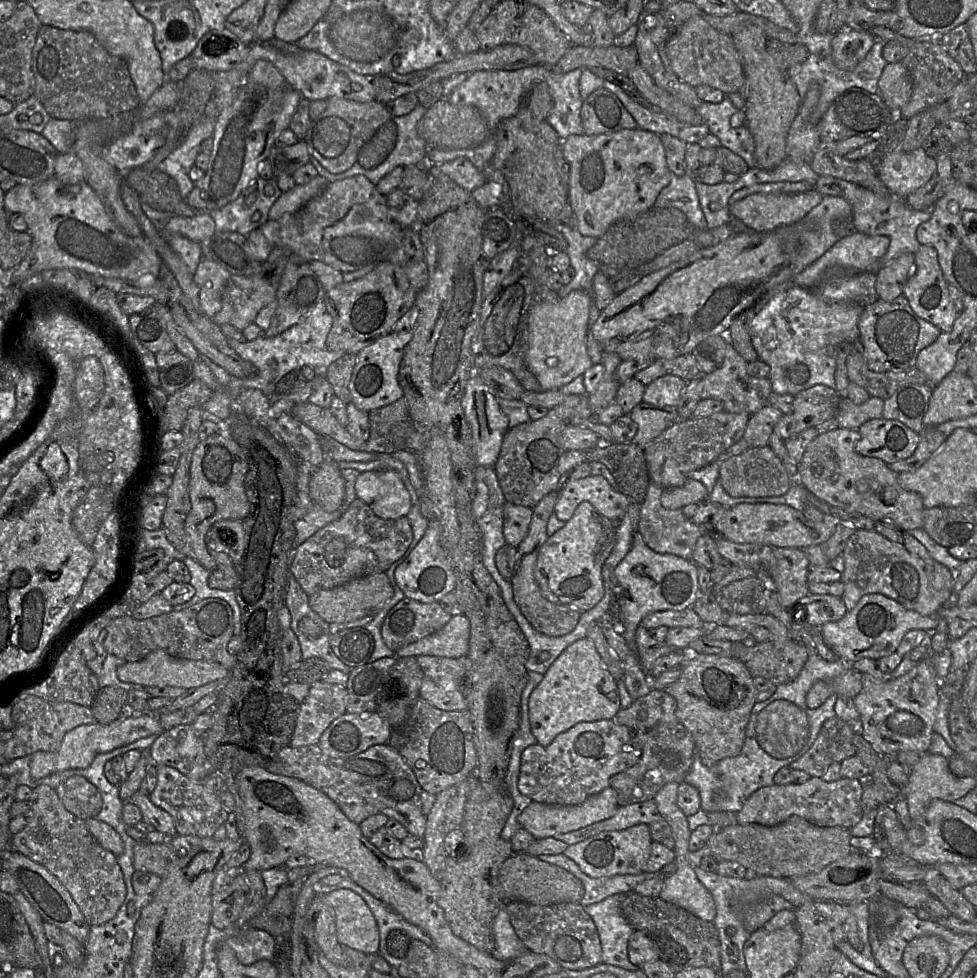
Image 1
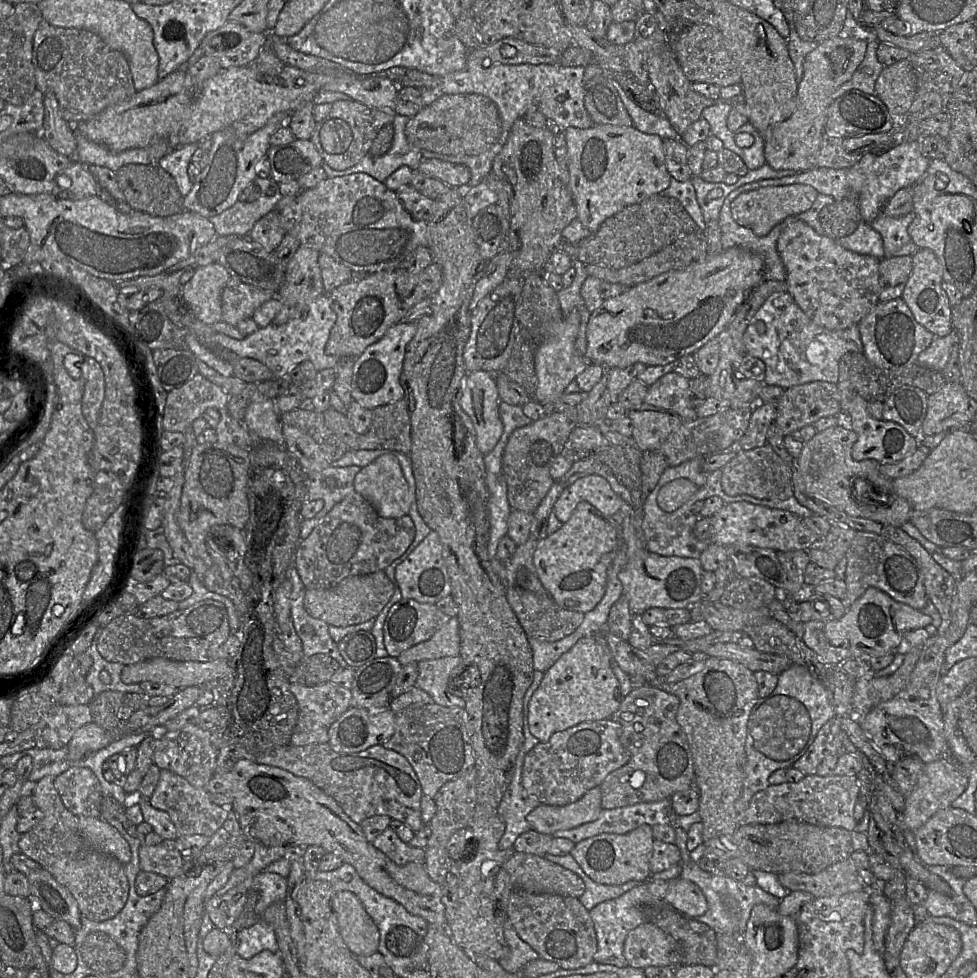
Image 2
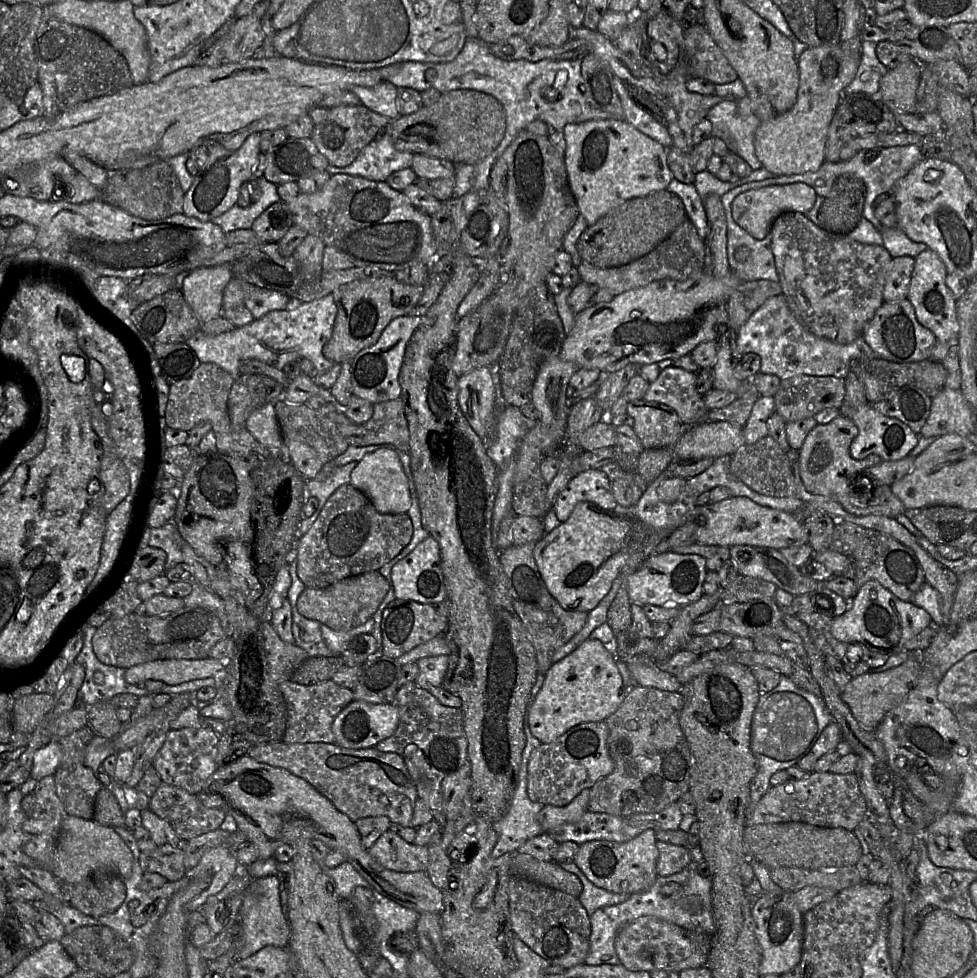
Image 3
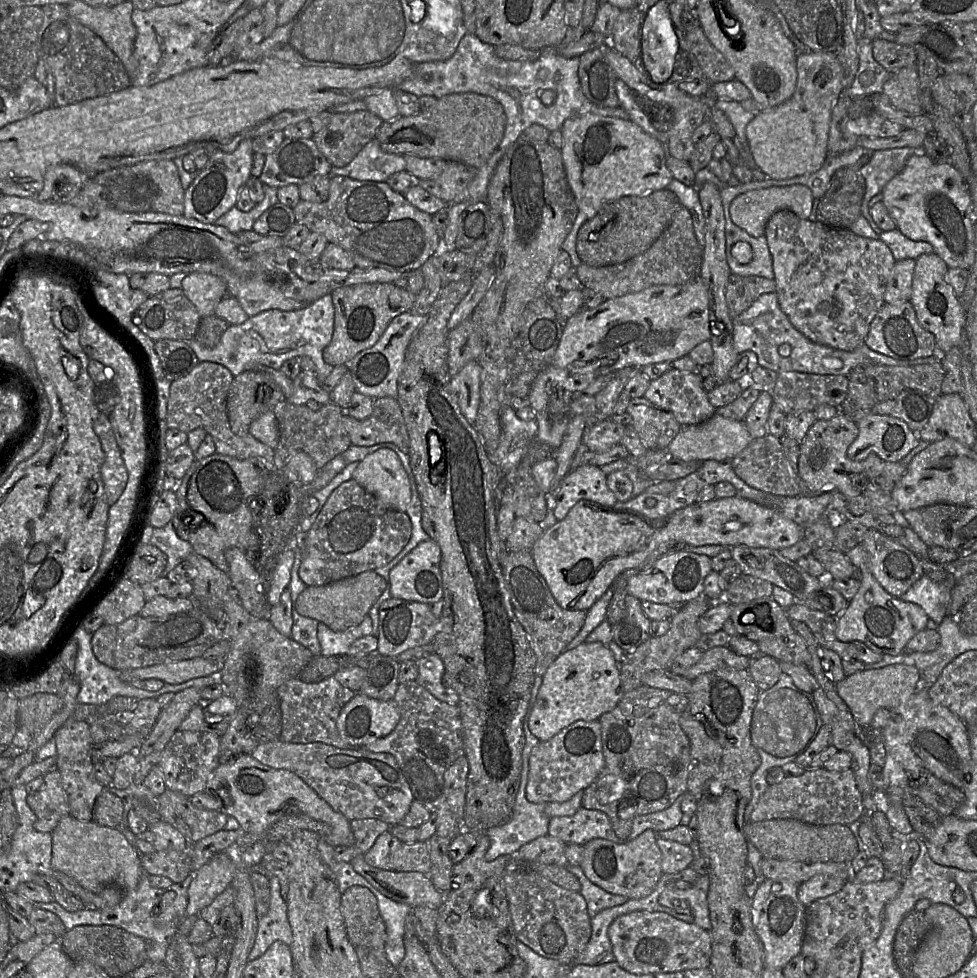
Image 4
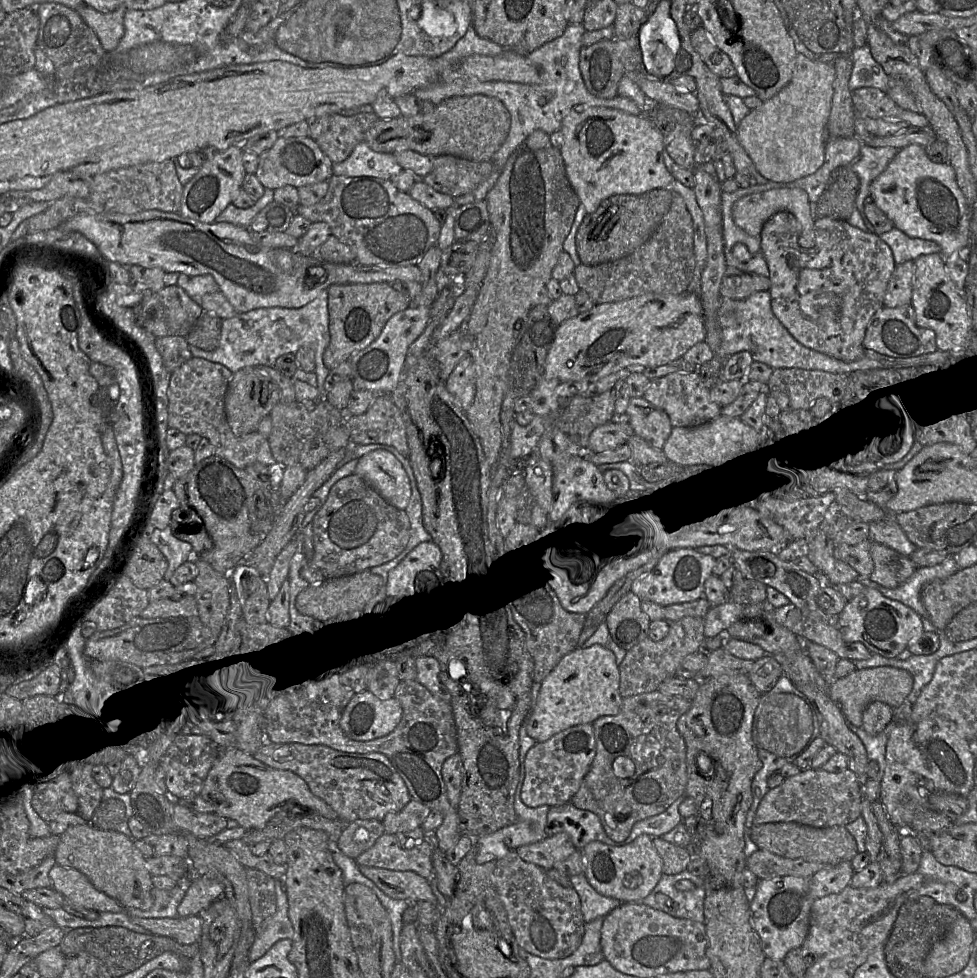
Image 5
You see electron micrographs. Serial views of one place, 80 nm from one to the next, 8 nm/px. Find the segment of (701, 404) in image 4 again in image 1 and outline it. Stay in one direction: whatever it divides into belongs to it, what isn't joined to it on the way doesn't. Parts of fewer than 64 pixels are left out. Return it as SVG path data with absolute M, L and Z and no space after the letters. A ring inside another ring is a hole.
M676 375L661 376L646 386L642 400L656 406L677 407L686 384Z

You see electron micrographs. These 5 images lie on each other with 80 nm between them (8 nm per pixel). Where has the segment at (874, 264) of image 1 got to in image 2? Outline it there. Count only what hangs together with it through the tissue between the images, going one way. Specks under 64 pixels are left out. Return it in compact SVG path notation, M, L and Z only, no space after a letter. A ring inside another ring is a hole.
M862 221L852 234L836 241L843 248L858 254L880 260L886 257L882 236L865 221Z

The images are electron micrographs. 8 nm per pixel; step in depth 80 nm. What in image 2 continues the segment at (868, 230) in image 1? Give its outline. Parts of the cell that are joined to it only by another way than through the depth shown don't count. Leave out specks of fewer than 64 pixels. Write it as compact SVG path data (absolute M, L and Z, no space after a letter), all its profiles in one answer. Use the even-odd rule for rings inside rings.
M912 212L901 217L891 217L881 213L870 223L871 227L882 236L886 257L895 257L896 251L912 241L908 227L913 219Z

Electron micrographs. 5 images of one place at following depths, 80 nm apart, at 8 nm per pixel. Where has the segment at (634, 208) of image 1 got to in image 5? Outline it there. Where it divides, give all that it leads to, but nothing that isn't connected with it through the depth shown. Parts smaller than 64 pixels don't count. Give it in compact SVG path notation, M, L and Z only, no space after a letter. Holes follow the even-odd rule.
M589 107L570 112L563 119L560 131L563 135L560 153L566 173L587 214L594 213L611 196L641 195L655 189L668 189L674 180L664 161L665 138L645 116L634 116L613 108Z

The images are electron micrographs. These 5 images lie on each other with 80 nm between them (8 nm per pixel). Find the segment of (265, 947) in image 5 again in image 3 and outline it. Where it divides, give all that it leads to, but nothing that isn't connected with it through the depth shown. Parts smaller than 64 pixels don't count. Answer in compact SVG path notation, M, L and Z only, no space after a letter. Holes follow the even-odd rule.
M276 876L261 877L251 881L244 893L240 916L242 927L239 959L249 958L269 945L288 948L291 929L287 915L281 906L280 882Z

